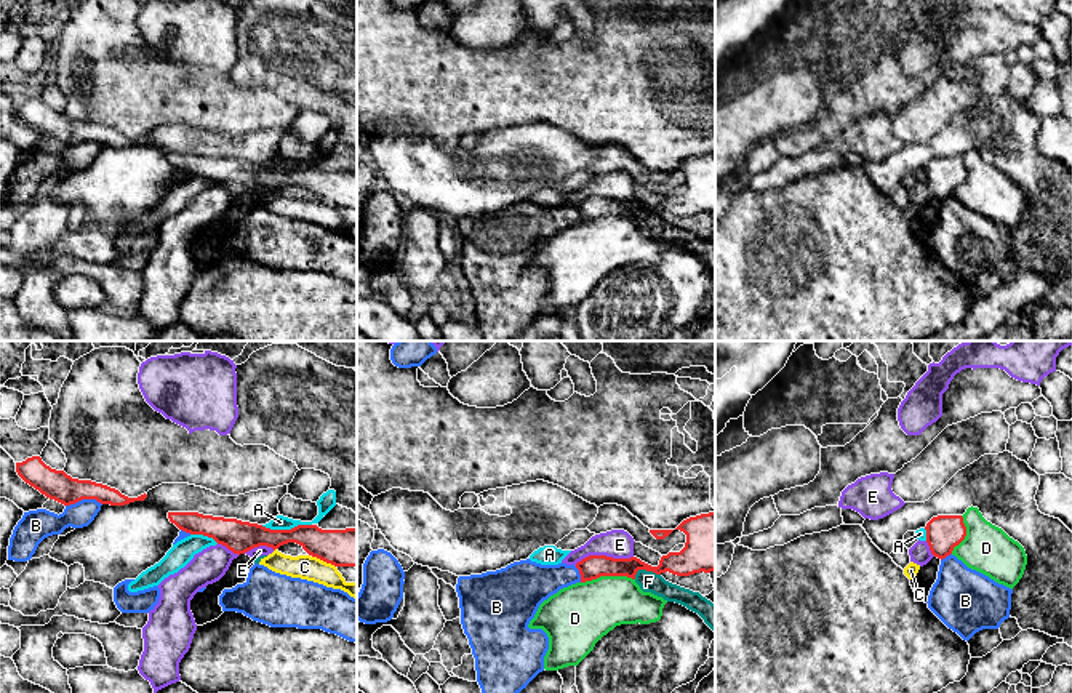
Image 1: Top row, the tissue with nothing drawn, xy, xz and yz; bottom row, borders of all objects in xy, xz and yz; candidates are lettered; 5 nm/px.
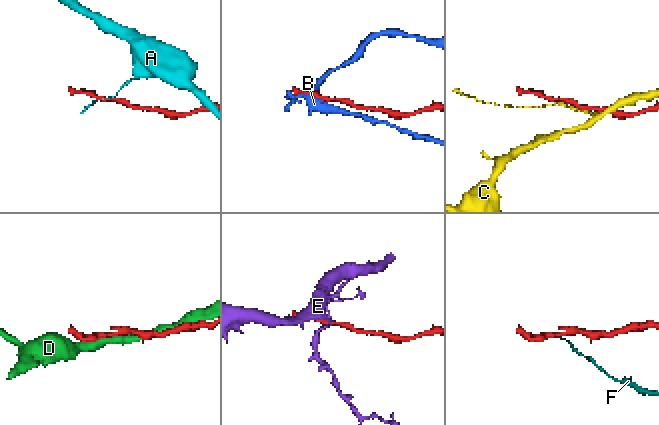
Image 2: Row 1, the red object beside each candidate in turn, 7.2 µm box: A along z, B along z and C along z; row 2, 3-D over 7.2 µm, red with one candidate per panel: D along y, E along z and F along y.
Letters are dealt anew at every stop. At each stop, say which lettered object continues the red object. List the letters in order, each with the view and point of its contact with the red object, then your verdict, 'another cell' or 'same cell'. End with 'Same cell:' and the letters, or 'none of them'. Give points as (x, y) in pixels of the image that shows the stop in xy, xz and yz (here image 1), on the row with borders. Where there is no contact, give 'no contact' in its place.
A: contact xy (285, 530); another cell
B: contact xy (84, 498); another cell
C: contact xy (324, 560); another cell
D: contact xz (607, 575); another cell
E: contact xz (604, 556); another cell
F: contact xz (645, 568); another cell
Same cell: none of them

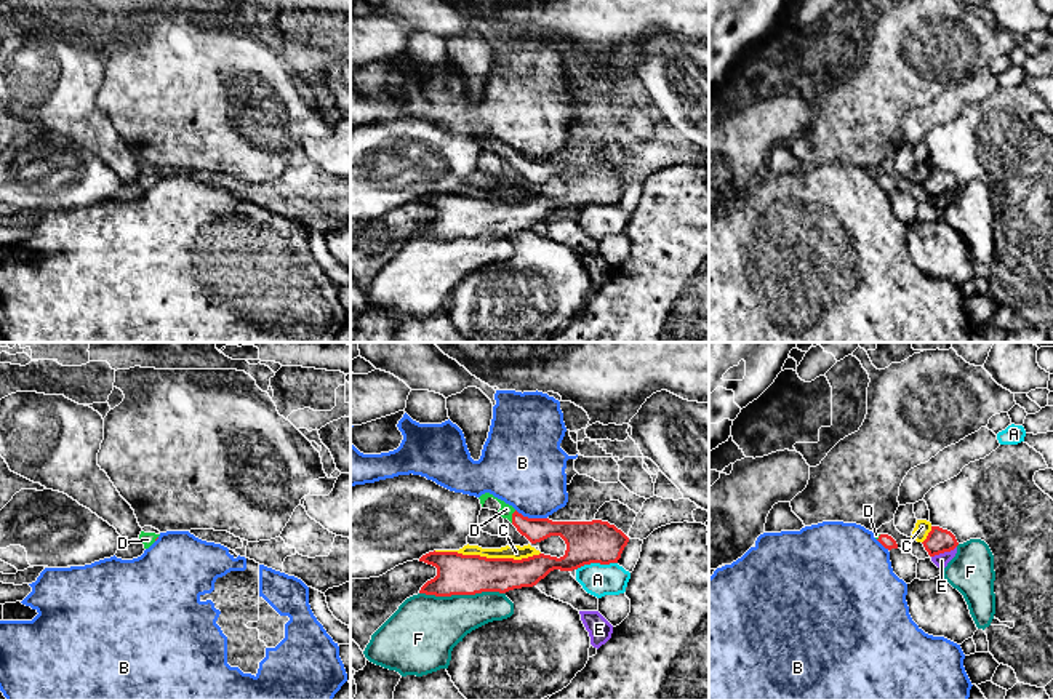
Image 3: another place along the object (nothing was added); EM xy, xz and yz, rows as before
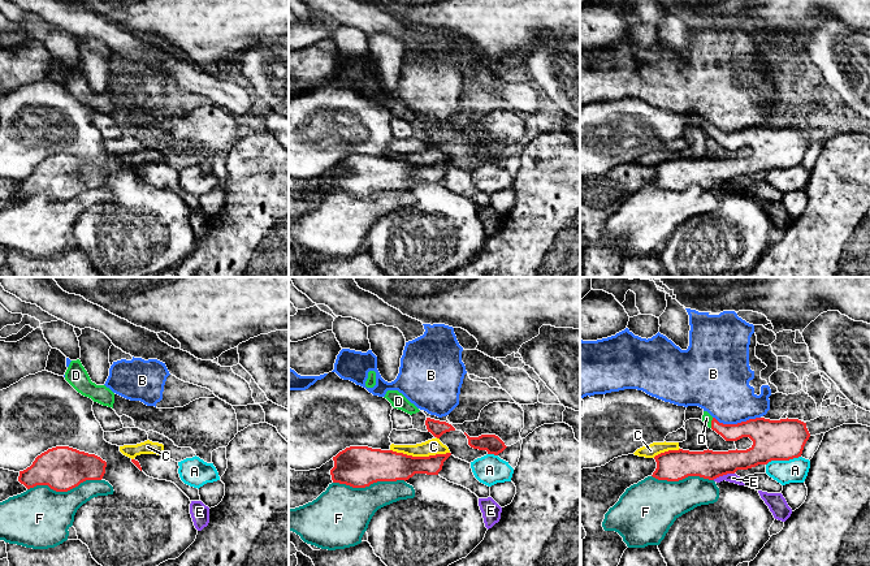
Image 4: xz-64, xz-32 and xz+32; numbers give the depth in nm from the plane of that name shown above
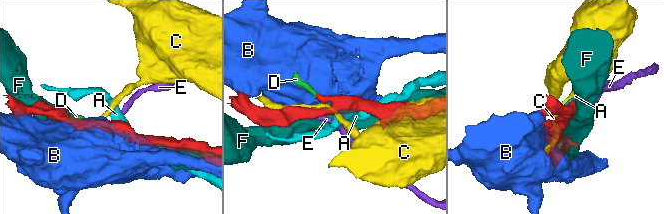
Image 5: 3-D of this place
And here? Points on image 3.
A: contact xz (596, 562); another cell
B: contact xz (532, 519); another cell
C: contact xz (485, 557); another cell
D: contact xz (512, 517); same cell
E: contact yz (943, 552); another cell
F: contact xz (463, 594); another cell
Same cell: D

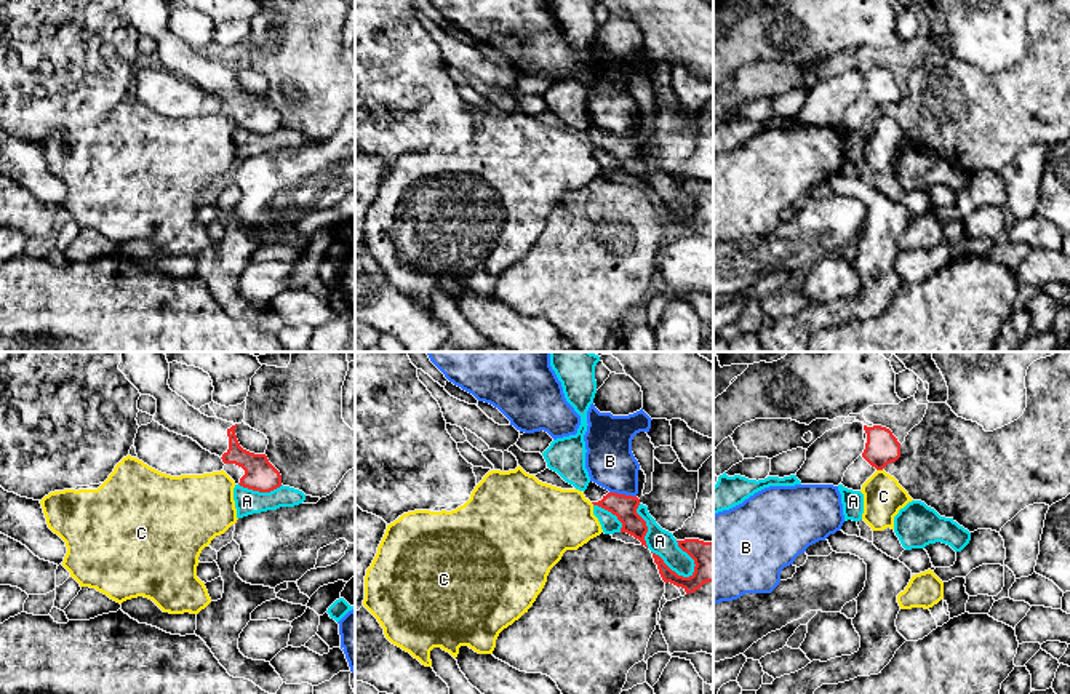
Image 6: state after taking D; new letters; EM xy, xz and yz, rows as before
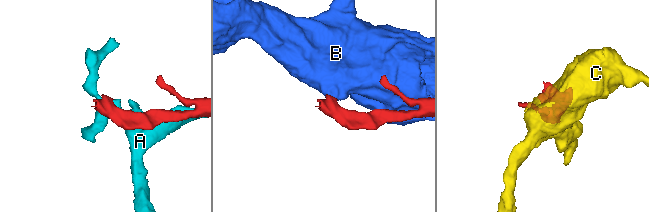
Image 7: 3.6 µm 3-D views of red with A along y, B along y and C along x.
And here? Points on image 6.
A: contact xz (670, 570); another cell
B: contact xz (622, 494); another cell
C: contact yz (880, 469); another cell
Same cell: none of them

